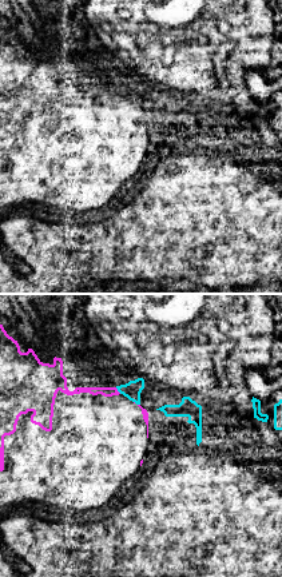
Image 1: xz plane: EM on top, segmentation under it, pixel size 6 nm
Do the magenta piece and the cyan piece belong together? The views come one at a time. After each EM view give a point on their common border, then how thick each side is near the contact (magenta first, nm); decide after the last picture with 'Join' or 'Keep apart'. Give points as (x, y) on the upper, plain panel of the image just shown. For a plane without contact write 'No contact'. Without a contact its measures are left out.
Touches magenta at (116, 91). Thickness 60 nm (magenta) against 100 nm

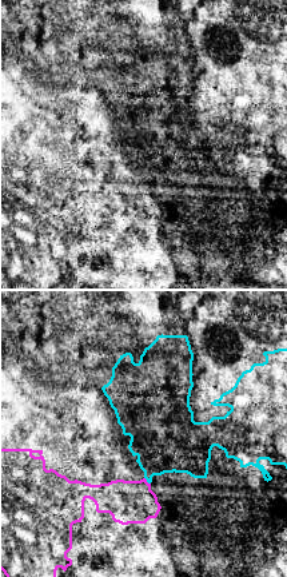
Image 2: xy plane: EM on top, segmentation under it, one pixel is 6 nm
Touches magenta at (146, 182). Thickness 260 nm (magenta) against 360 nm

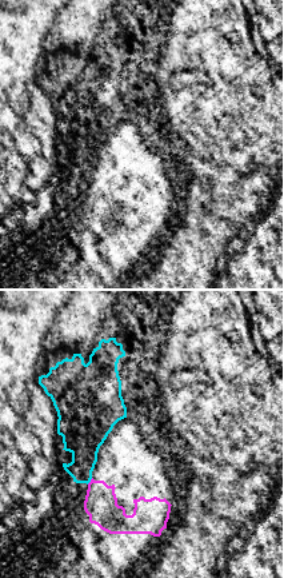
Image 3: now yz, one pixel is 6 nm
Touches magenta at (91, 182). Thickness 200 nm (magenta) against 200 nm

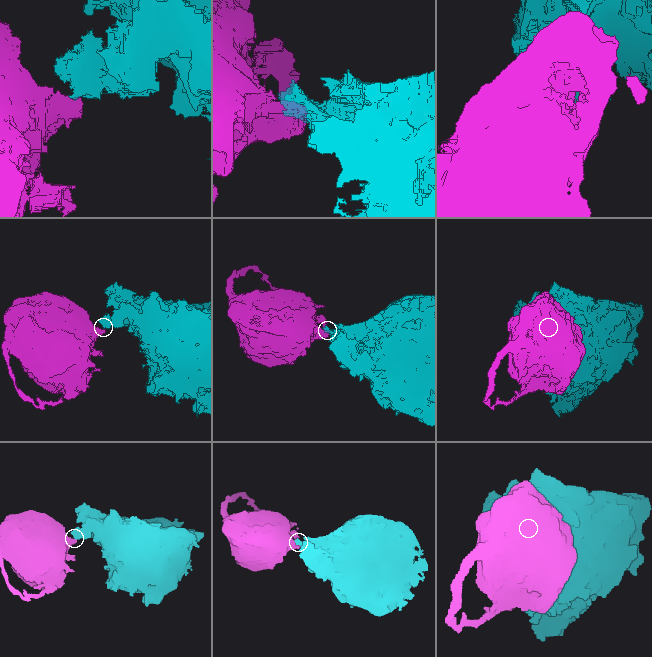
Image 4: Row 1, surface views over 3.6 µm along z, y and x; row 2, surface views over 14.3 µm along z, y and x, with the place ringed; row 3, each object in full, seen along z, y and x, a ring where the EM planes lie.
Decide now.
Keep apart

